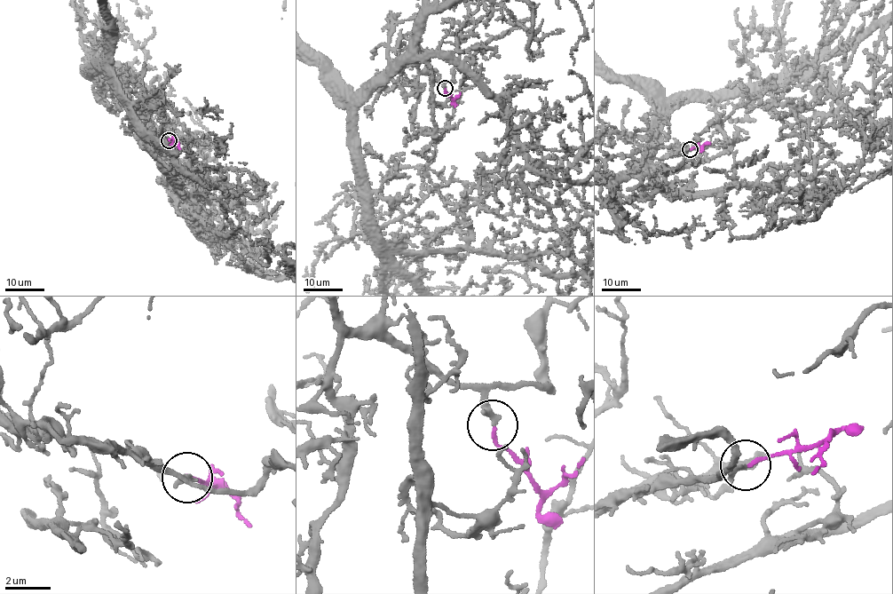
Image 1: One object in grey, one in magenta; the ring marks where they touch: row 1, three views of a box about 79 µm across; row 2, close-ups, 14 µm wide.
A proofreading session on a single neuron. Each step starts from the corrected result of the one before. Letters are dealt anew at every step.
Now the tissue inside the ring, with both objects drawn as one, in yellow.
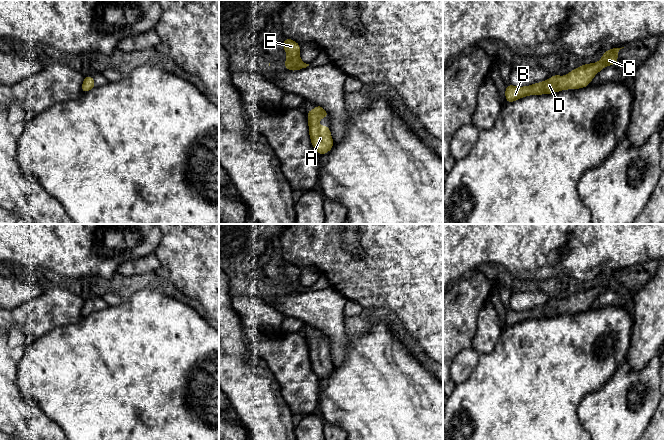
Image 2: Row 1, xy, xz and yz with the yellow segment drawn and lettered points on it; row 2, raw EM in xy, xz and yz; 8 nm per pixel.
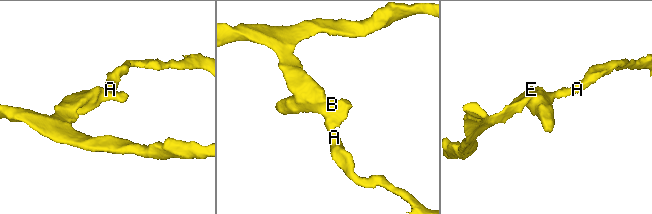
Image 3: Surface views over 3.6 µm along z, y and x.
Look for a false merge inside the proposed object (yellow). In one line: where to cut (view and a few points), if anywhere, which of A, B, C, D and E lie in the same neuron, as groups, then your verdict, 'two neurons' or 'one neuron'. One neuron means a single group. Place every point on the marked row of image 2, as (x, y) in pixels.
cut none; groups A B C D E; one neuron

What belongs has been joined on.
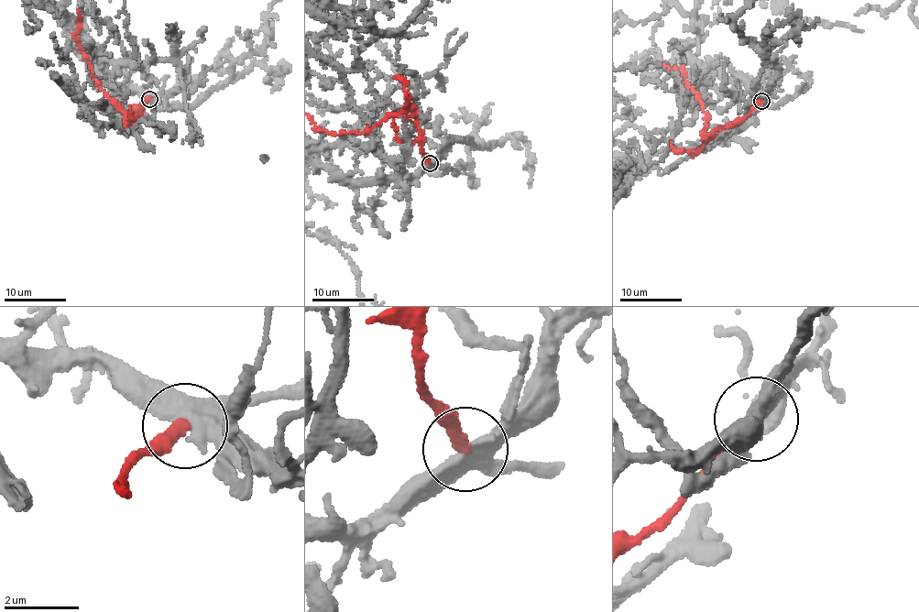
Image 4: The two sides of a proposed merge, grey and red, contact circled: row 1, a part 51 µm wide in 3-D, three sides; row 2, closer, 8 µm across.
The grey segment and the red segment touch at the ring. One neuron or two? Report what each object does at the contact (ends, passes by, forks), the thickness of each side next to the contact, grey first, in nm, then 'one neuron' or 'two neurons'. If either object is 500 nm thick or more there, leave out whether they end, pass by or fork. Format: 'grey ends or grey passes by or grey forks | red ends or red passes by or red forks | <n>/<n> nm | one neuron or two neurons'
grey forks | red ends | 420/280 nm | two neurons

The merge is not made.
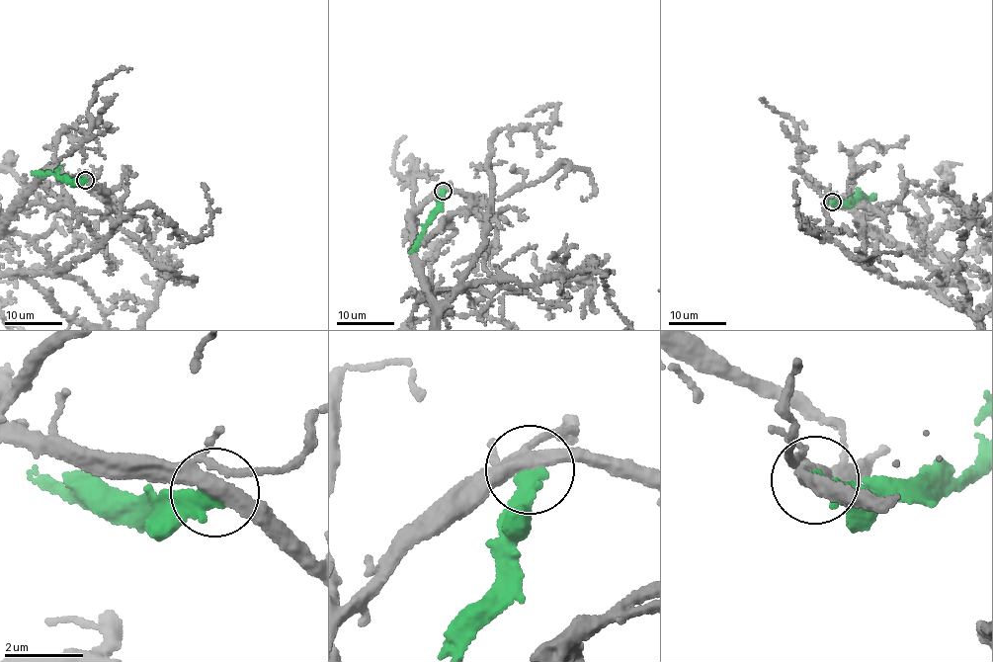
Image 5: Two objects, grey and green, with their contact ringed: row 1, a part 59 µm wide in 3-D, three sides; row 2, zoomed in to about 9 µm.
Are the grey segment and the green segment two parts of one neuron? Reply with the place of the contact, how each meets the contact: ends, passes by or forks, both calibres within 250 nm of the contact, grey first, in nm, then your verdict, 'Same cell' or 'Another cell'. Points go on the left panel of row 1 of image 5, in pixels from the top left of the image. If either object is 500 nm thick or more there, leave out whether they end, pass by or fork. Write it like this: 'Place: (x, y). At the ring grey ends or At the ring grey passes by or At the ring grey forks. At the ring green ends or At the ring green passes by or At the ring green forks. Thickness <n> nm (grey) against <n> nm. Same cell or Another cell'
Place: (85, 180). At the ring grey forks. At the ring green ends. Thickness 320 nm (grey) against 360 nm. Another cell

